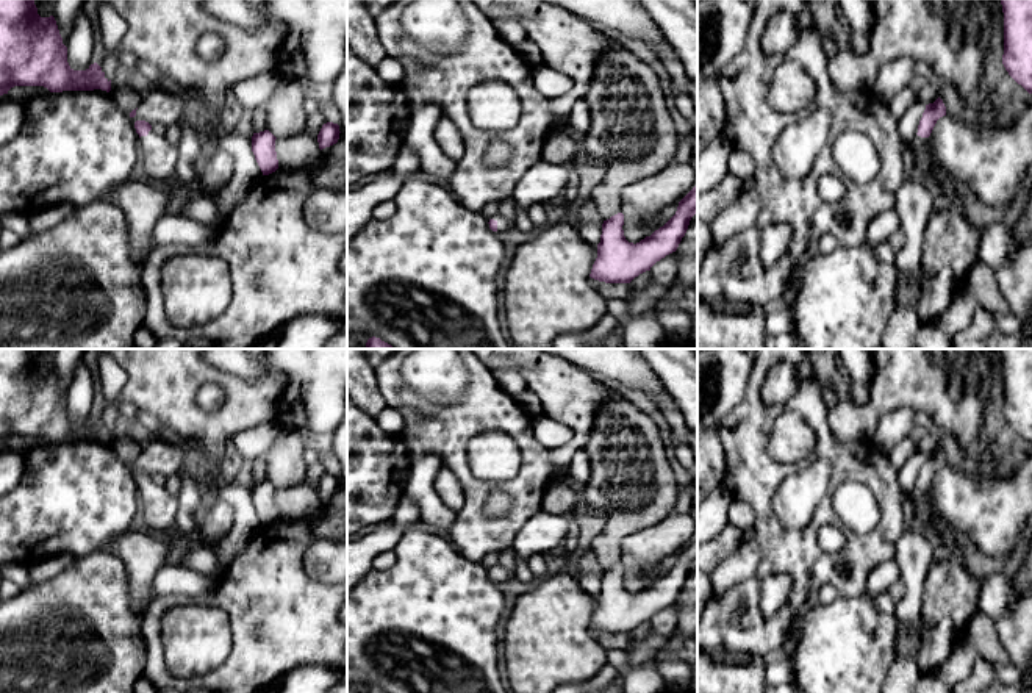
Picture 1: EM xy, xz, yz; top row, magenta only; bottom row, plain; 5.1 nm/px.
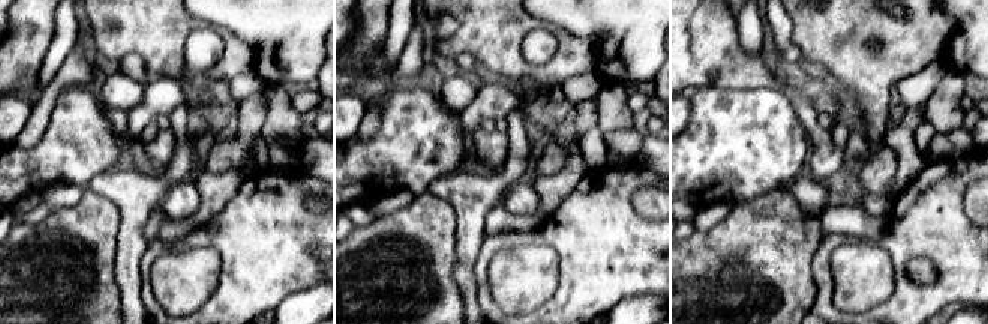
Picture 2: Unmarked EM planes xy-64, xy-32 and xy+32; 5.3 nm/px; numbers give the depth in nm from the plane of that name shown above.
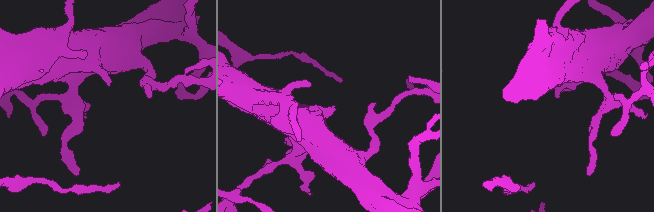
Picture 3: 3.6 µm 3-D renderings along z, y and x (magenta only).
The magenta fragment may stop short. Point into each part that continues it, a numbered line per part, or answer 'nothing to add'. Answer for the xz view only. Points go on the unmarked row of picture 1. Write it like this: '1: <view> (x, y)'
1: xz (504, 574)

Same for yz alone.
1: yz (920, 496)

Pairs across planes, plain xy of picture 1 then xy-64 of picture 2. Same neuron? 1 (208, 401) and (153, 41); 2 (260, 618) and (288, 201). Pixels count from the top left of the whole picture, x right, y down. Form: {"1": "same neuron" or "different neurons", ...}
{"1": "different neurons", "2": "same neuron"}

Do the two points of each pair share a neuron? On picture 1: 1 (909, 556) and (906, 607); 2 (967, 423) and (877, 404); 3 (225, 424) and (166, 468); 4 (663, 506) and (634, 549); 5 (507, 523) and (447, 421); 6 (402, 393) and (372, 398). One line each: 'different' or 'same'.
1: same
2: same
3: different
4: different
5: same
6: different

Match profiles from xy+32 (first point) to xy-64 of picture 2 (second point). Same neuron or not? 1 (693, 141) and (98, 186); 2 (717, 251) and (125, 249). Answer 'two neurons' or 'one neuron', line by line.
1: two neurons
2: two neurons

